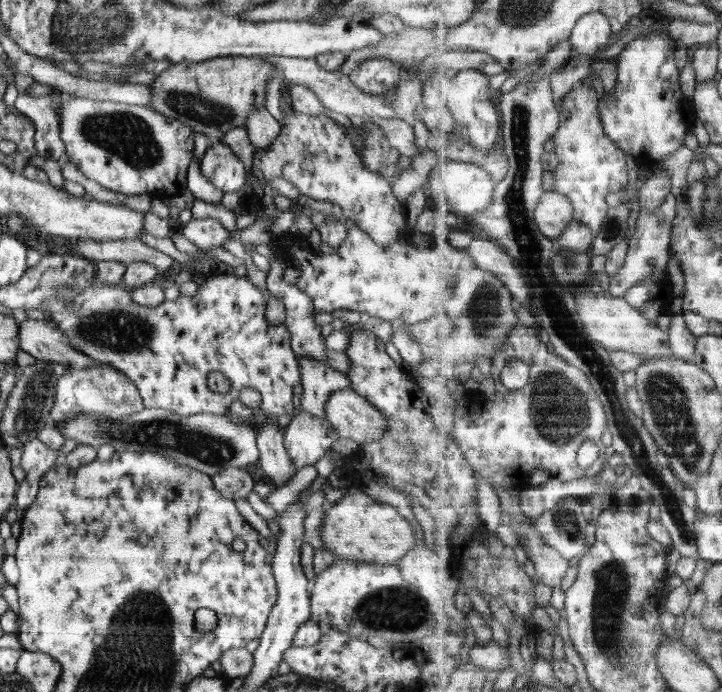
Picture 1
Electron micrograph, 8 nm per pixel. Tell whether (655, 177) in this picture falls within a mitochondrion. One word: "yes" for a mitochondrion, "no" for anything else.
no

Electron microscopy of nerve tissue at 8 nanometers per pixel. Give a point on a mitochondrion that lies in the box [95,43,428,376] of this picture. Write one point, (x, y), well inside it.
(198, 109)

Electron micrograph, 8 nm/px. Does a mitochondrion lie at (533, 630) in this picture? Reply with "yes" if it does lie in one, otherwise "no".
no

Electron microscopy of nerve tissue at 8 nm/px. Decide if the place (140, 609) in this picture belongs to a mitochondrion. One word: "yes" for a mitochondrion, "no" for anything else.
yes

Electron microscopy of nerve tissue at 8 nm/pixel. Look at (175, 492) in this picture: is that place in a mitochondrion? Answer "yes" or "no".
no

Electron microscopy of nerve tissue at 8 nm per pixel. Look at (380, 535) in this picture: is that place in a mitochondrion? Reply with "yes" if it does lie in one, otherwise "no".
no

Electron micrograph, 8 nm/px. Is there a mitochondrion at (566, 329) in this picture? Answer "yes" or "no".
yes

